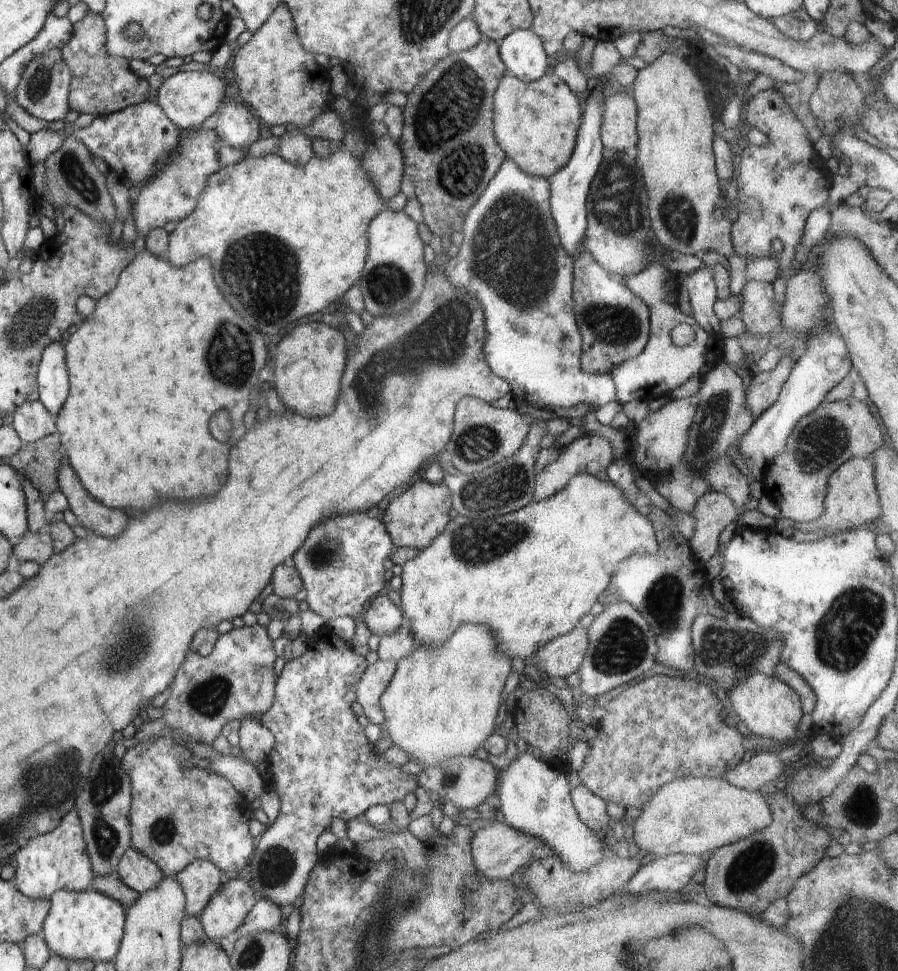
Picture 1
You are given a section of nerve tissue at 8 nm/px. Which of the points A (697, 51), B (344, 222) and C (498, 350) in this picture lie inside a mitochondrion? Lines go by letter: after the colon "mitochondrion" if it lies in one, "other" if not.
A: other
B: other
C: other

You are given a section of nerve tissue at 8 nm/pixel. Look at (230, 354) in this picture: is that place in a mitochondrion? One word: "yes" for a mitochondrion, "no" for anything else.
yes

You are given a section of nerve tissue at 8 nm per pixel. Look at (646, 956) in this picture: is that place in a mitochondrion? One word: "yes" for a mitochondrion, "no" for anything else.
yes

